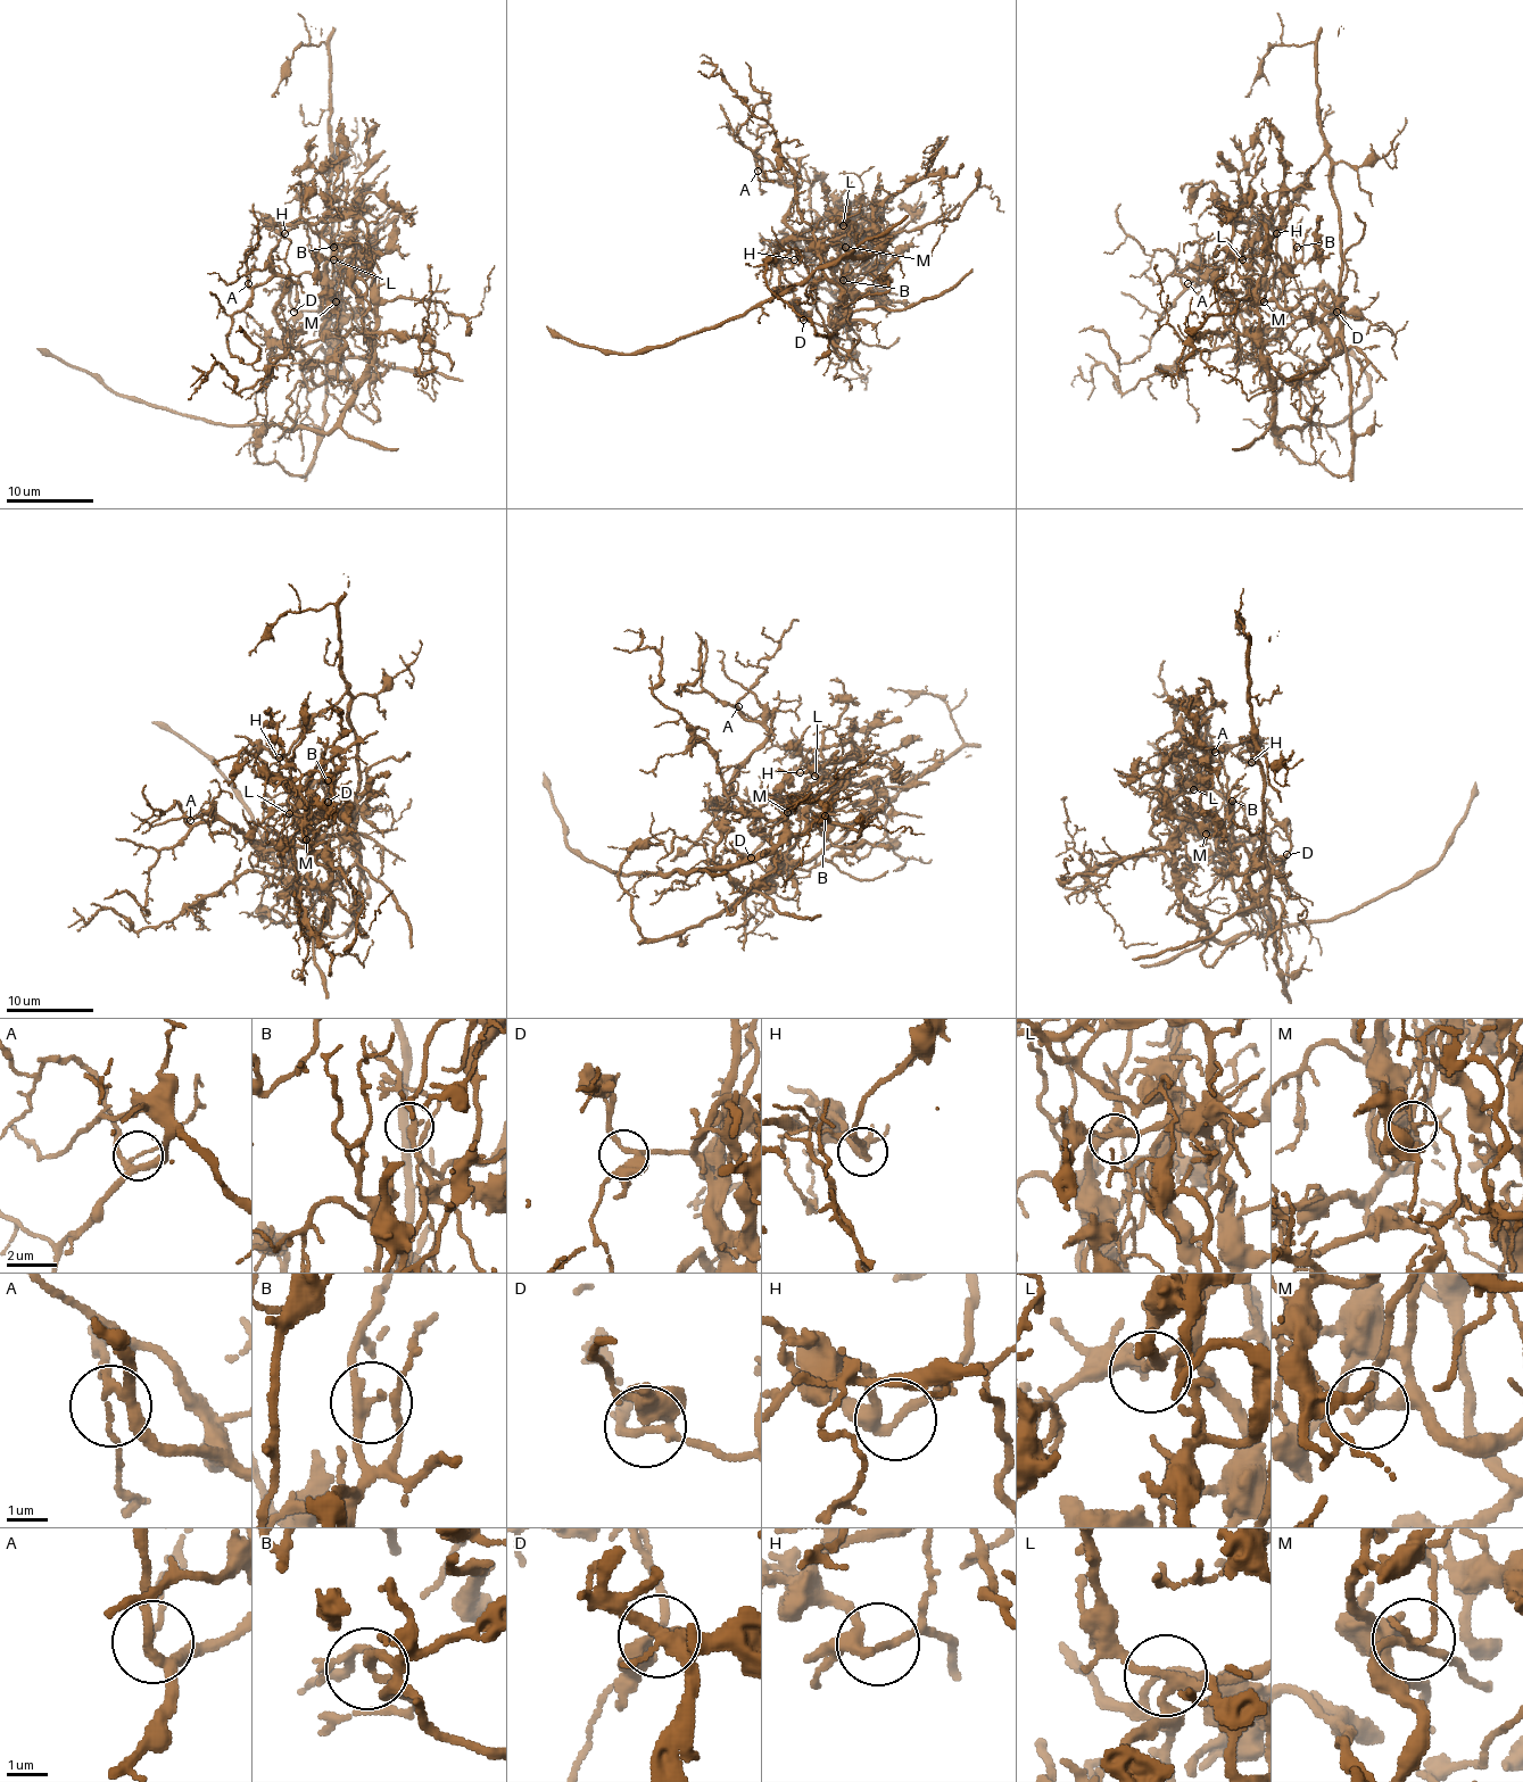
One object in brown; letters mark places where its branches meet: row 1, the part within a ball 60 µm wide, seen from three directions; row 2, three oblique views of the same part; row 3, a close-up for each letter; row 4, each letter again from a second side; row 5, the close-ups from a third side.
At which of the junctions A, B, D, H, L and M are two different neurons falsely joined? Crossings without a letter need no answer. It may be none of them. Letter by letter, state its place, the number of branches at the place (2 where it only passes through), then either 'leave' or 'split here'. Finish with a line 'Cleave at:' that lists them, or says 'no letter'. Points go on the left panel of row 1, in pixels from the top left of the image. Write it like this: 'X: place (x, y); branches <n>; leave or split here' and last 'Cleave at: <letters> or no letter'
A: place (248, 283); branches 3; leave
B: place (333, 247); branches 4; leave
D: place (294, 312); branches 3; leave
H: place (284, 233); branches 3; split here
L: place (333, 259); branches 3; leave
M: place (336, 301); branches 3; split here
Cleave at: H, M

